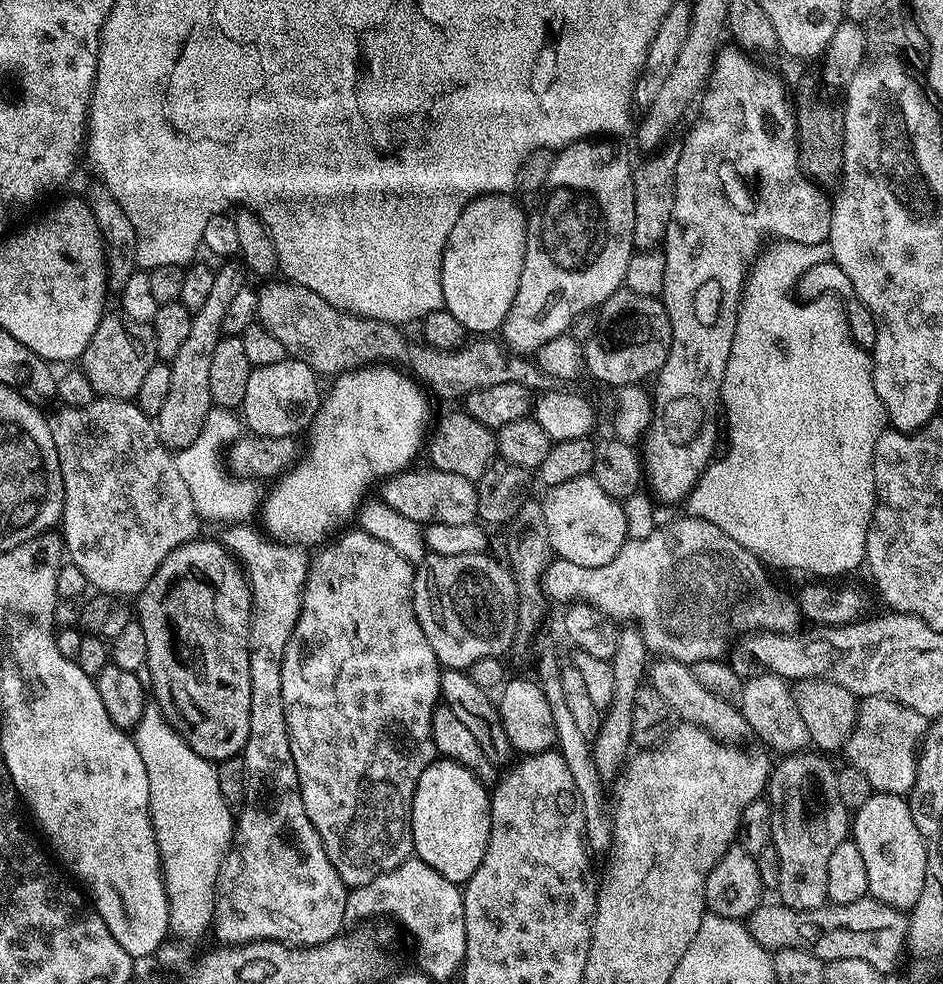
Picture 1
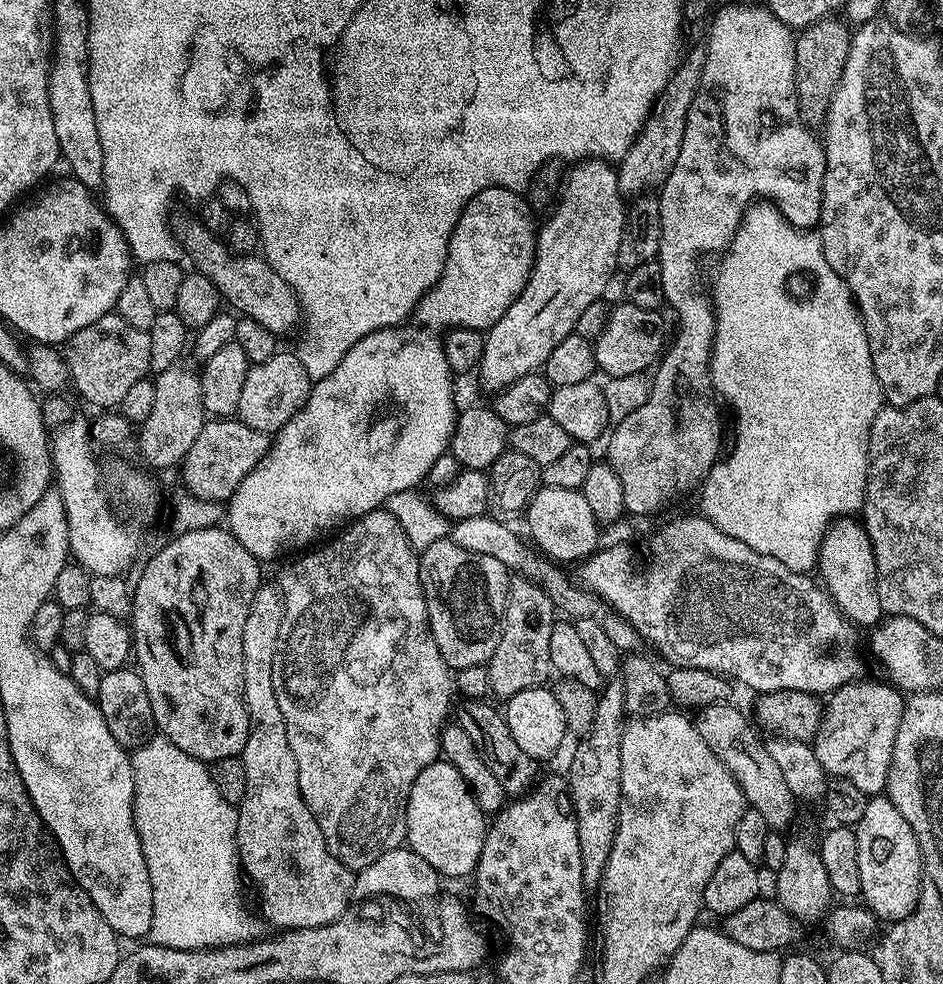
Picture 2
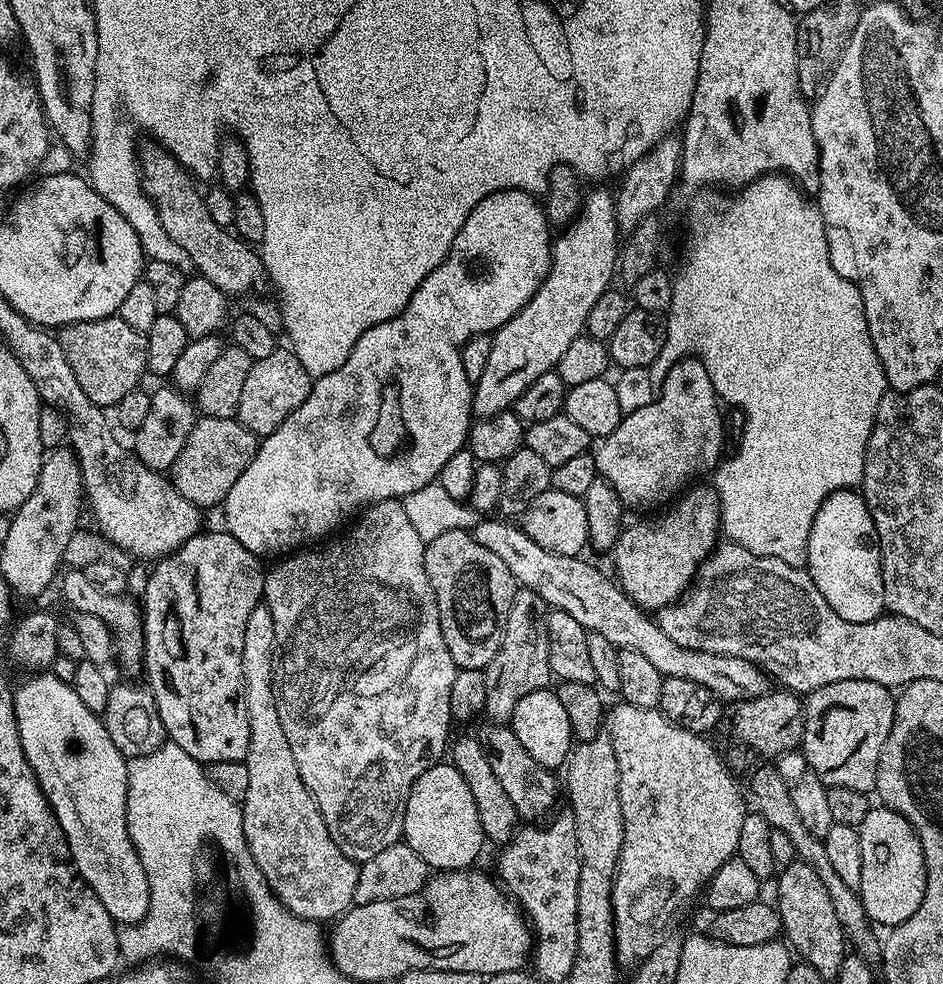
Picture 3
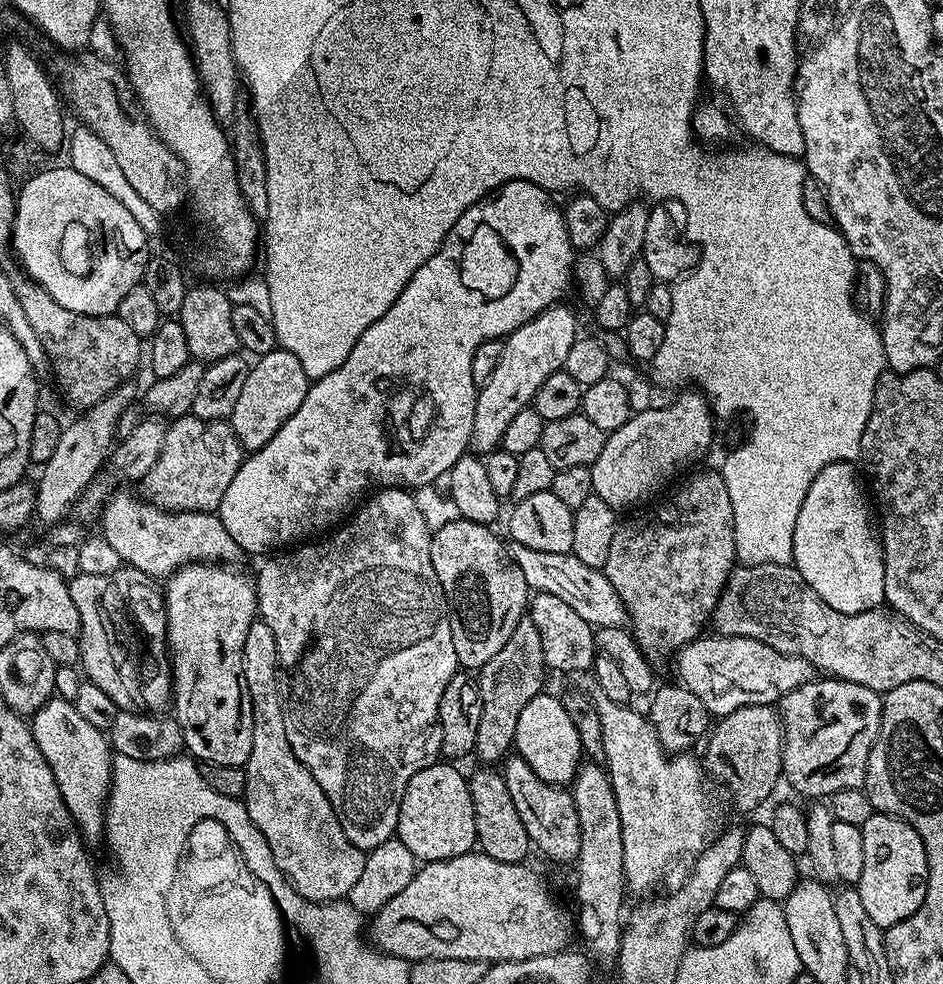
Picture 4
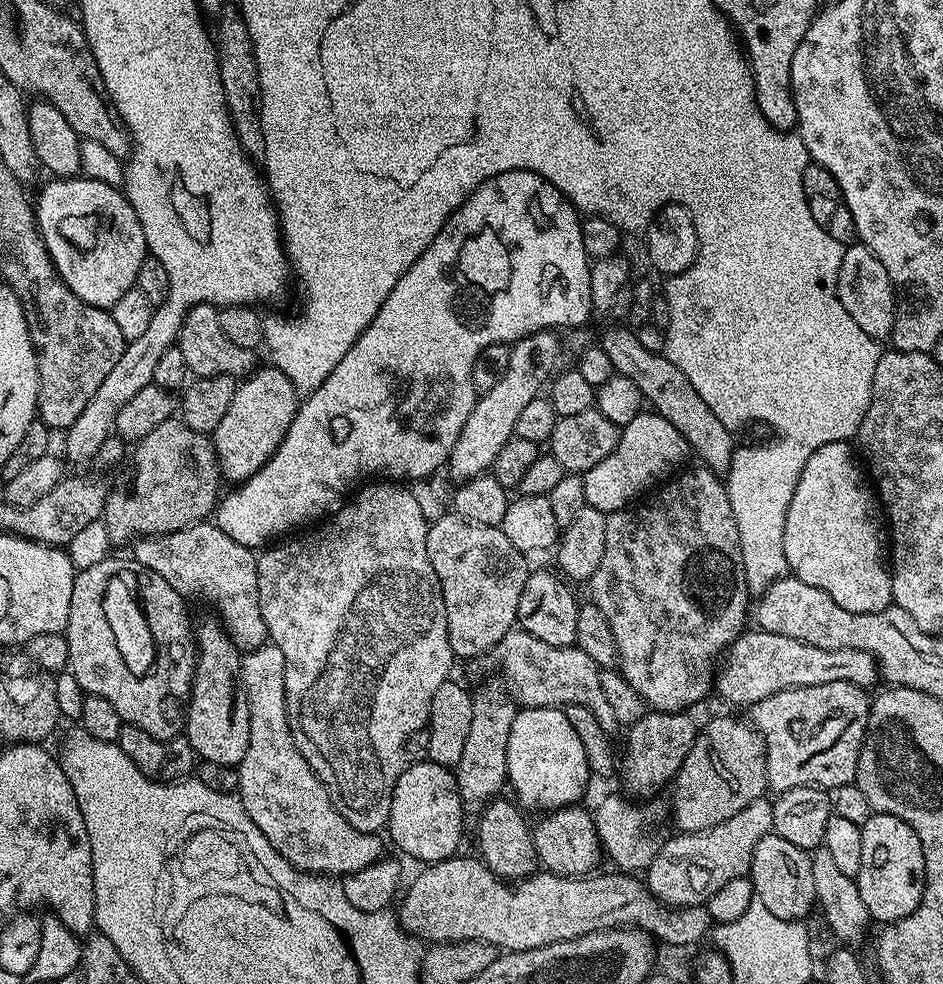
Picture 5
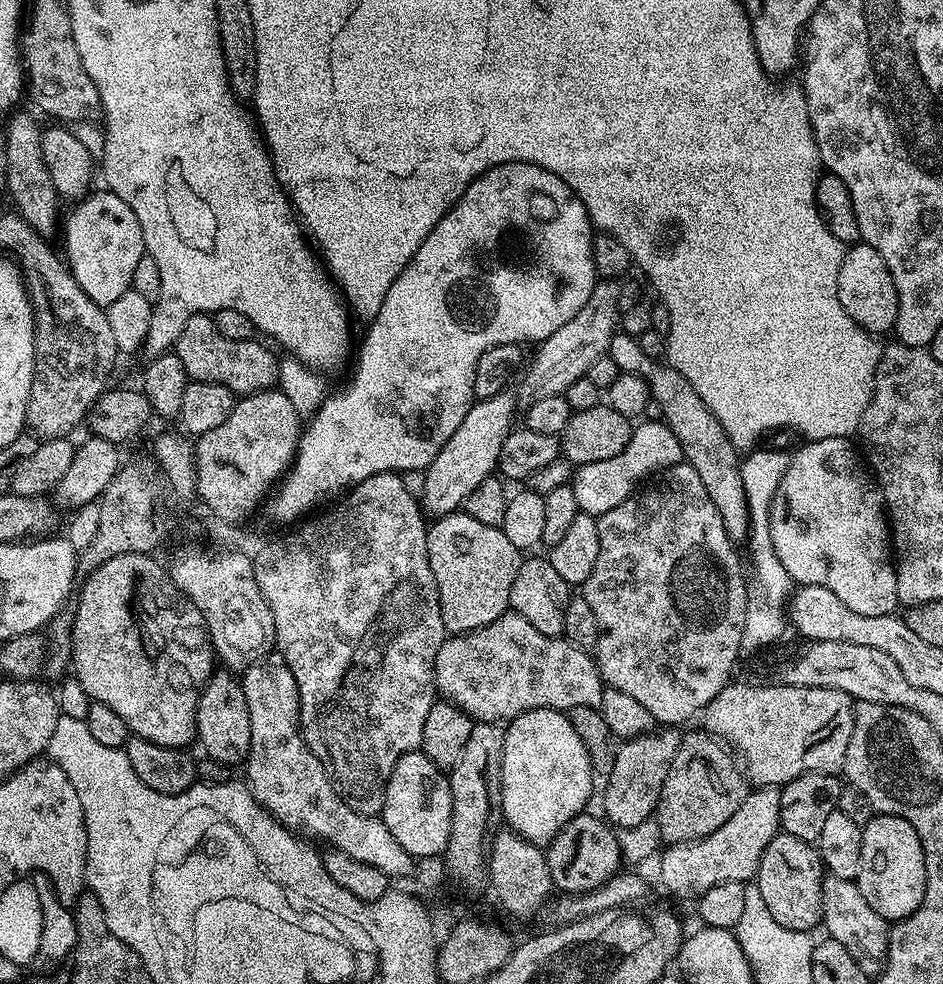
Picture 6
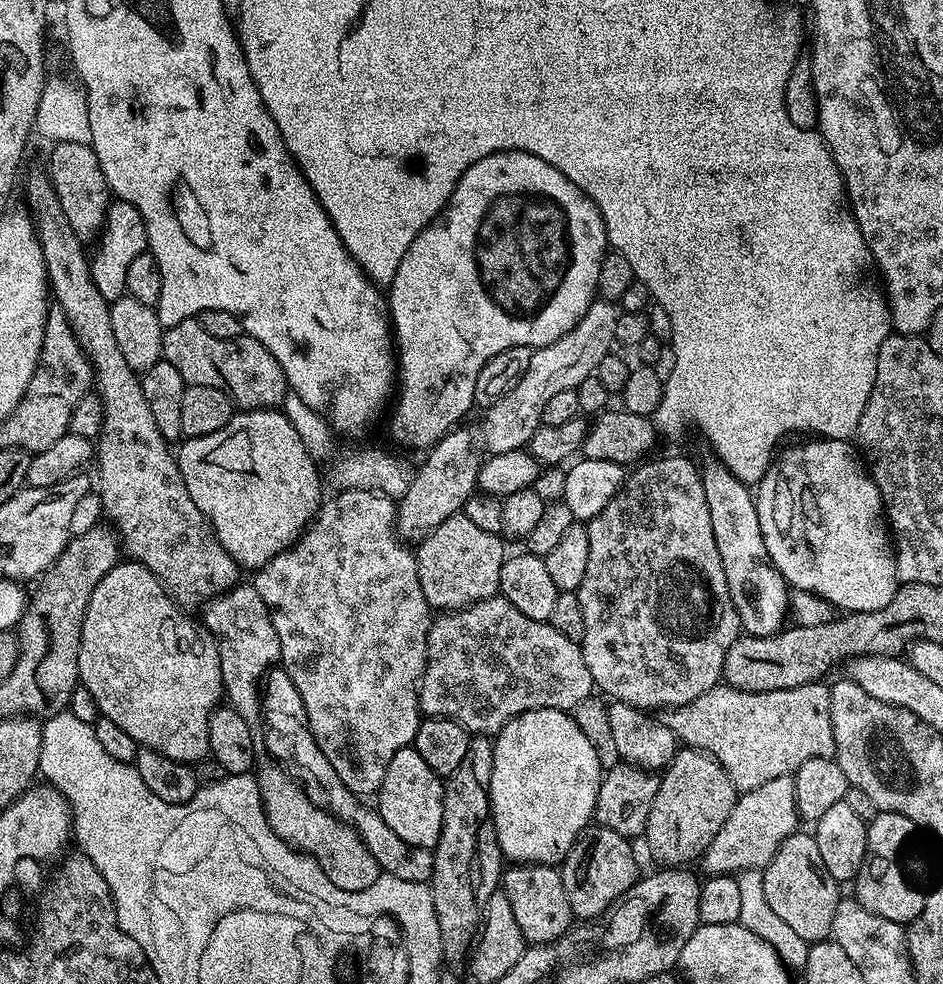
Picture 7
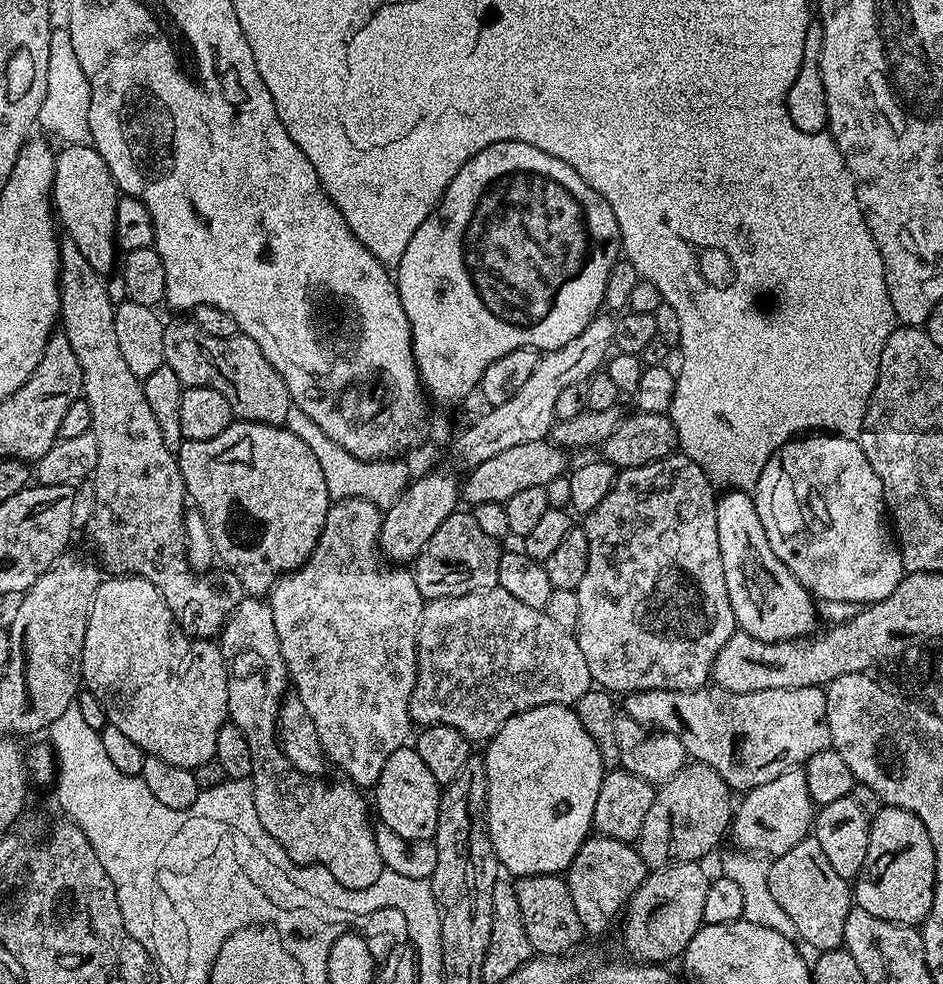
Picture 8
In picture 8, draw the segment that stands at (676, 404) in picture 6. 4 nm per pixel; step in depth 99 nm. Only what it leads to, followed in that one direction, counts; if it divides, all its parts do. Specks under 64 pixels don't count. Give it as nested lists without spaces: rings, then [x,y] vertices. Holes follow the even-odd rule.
[[[725,491],[717,499],[716,517],[722,574],[726,574],[726,594],[730,594],[730,606],[734,606],[734,618],[739,631],[750,634],[762,642],[803,640],[813,635],[818,628],[816,600],[811,592],[804,589],[802,582],[798,582],[798,578],[790,574],[790,570],[780,561],[778,554],[770,550],[770,538],[766,538],[766,530],[762,530],[762,518],[758,518],[755,499],[747,491]]]

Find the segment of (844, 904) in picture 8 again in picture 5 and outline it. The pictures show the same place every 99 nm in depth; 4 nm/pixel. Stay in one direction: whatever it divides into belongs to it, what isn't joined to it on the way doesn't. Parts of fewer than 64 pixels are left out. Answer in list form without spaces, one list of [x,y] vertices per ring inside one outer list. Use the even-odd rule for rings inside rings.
[[[769,834],[754,846],[750,879],[756,899],[766,905],[766,910],[783,920],[803,921],[817,907],[814,894],[814,866],[811,855],[805,849],[786,842],[786,838]]]

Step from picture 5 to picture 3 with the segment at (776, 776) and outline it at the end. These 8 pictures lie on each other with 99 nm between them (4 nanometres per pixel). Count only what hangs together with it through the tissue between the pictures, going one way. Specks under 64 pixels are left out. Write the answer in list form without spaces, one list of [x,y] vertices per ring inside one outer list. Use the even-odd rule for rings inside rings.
[[[843,680],[830,682],[830,686],[822,686],[818,690],[807,693],[804,706],[804,743],[802,751],[806,762],[810,762],[812,770],[818,774],[820,781],[828,788],[834,786],[850,786],[850,790],[871,793],[876,786],[876,767],[882,754],[882,746],[886,746],[886,738],[890,734],[890,726],[894,722],[896,701],[893,693],[878,682],[865,680]]]

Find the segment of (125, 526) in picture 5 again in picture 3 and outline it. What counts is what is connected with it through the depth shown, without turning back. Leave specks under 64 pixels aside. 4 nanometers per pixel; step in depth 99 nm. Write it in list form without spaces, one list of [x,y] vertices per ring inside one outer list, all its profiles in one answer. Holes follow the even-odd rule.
[[[201,415],[190,430],[189,437],[186,438],[177,460],[172,464],[170,469],[172,485],[176,487],[178,494],[182,494],[182,498],[194,502],[202,510],[208,510],[215,504],[216,507],[223,505],[226,494],[230,494],[230,486],[234,486],[234,482],[238,482],[238,474],[242,474],[242,470],[250,466],[250,458],[254,458],[257,447],[258,438],[253,432],[246,430],[246,426],[242,426],[239,420]]]

